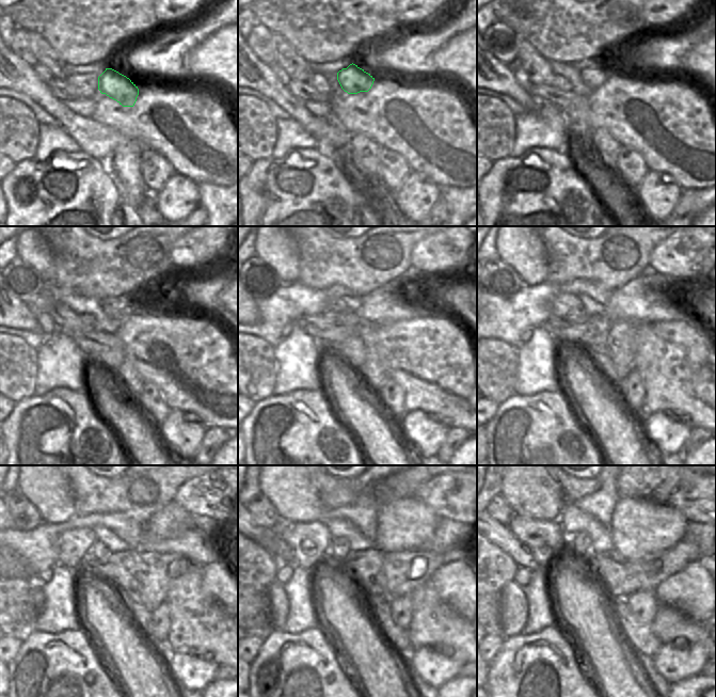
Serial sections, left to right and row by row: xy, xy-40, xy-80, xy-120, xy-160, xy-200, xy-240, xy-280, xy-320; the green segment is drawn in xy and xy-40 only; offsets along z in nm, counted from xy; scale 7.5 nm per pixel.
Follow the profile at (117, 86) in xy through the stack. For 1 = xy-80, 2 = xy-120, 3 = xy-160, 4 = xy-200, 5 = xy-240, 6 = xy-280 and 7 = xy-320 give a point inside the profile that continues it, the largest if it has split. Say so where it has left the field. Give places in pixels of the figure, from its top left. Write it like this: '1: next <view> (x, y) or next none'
1: next xy-80 (592, 78)
2: next xy-120 (115, 314)
3: next xy-160 (337, 305)
4: next xy-200 (565, 302)
5: next xy-240 (73, 545)
6: next xy-280 (309, 542)
7: next xy-320 (546, 541)

